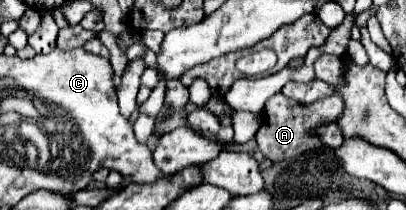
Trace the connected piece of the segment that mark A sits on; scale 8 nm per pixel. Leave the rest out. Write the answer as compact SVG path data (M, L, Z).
M274 94L268 100L266 110L262 112L262 124L264 126L260 126L260 130L256 134L258 148L272 162L274 160L284 160L284 158L294 158L294 156L302 154L306 150L320 148L322 140L318 138L316 130L320 126L336 122L342 116L342 112L344 112L344 100L338 94L332 94L330 98L324 98L324 100L316 100L308 106L298 104L290 98L284 98L284 94Z

